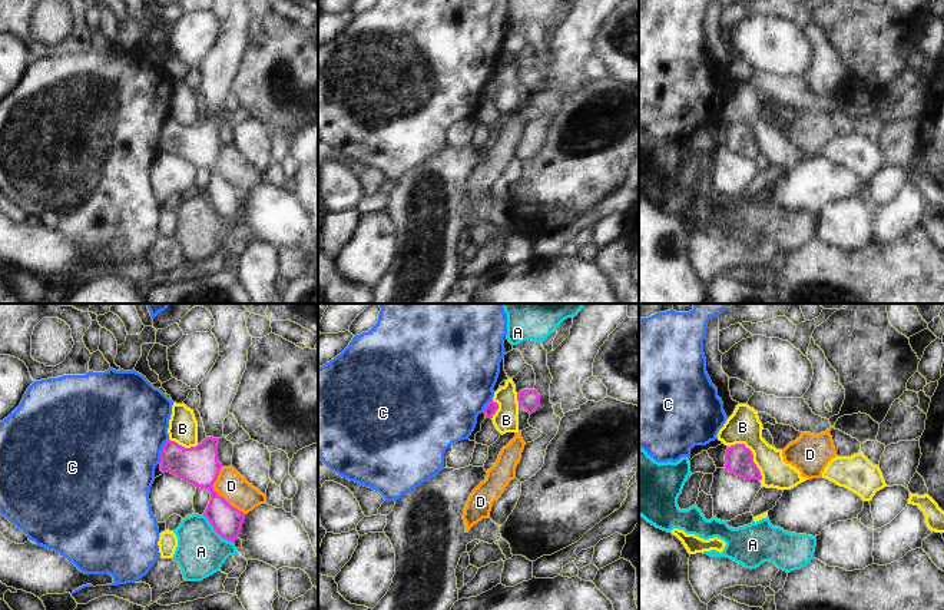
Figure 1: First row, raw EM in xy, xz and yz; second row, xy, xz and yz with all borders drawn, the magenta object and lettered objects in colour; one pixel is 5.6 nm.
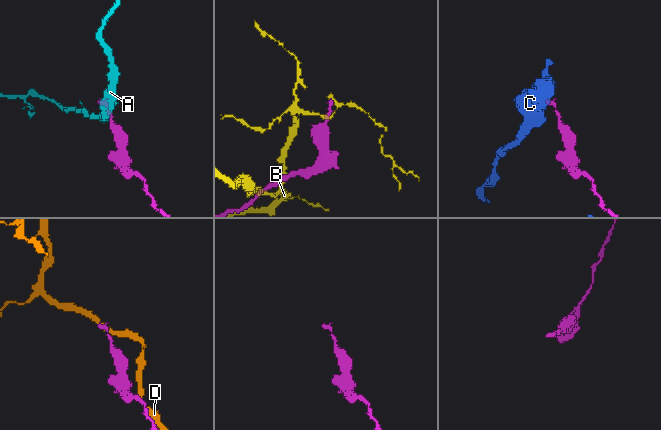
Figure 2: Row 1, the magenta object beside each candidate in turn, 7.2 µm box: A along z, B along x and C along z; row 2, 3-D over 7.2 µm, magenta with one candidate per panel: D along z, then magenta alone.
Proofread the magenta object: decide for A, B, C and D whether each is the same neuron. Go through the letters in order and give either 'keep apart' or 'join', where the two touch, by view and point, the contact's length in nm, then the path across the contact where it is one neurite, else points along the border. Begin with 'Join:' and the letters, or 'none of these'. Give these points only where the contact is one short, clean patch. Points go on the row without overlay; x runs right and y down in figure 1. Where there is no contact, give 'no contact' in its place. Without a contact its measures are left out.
Join: none of these
A: keep apart; contact xy (217, 211); length 240 nm; border xy (204, 194), (209, 204), (232, 222)
B: keep apart; contact yz (752, 133); length 280 nm; border yz (728, 125), (744, 123), (751, 131), (761, 159)
C: keep apart; contact xy (162, 129); length 140 nm; border xy (168, 118), (161, 131), (159, 141)
D: keep apart; contact xy (217, 172); length 300 nm

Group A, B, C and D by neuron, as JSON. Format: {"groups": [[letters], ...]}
{"groups": [["A"], ["B"], ["C"], ["D"]]}

